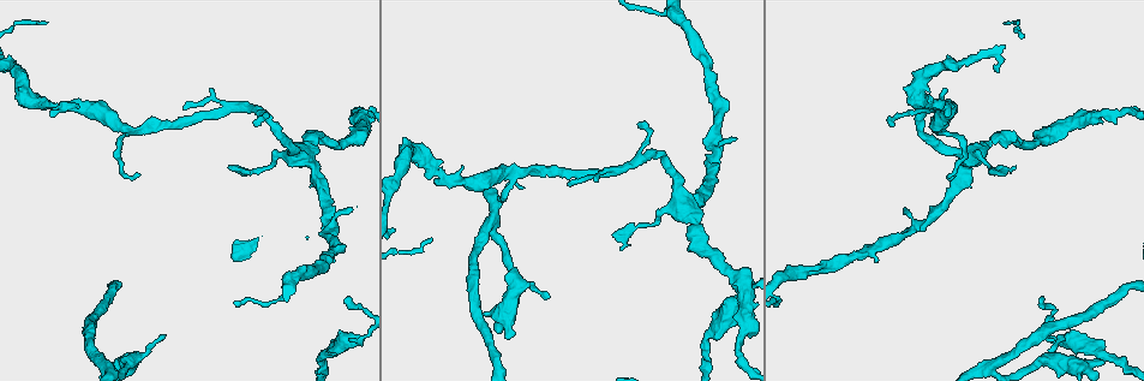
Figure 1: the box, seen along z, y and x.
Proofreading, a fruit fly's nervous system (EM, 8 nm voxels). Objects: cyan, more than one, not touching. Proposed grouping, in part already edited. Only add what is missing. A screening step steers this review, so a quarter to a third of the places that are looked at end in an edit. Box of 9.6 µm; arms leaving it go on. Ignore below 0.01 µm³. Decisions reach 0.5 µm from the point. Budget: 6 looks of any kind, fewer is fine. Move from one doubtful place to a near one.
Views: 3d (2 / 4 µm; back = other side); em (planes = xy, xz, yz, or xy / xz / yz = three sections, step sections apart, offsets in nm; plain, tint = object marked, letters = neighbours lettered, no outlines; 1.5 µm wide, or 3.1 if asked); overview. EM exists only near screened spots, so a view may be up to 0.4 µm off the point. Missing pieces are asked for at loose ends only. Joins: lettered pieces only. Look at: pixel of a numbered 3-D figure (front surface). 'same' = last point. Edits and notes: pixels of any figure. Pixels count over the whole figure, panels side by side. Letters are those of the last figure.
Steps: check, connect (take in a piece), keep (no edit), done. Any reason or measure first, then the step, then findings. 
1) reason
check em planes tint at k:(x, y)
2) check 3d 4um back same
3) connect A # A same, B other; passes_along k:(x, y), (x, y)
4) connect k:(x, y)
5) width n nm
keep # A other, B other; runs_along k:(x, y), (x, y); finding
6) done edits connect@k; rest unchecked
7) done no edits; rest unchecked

branch stops here
check em planes letters at 1:(735, 137)

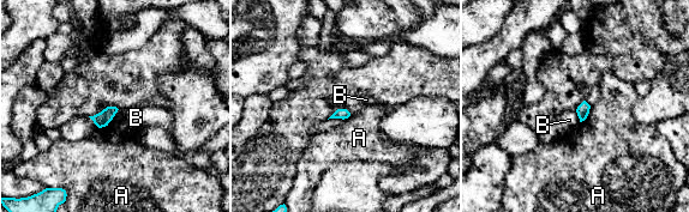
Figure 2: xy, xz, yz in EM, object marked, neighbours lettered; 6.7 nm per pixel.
longest_contact A 140 nm
keep # A other, B other; border 2:(118, 109), (107, 125); no lettered piece goes on from it

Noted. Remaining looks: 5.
an open end
check em planes tint at 1:(163, 338)

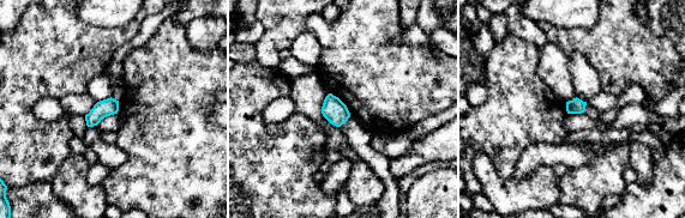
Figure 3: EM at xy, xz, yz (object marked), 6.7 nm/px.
check em planes letters same

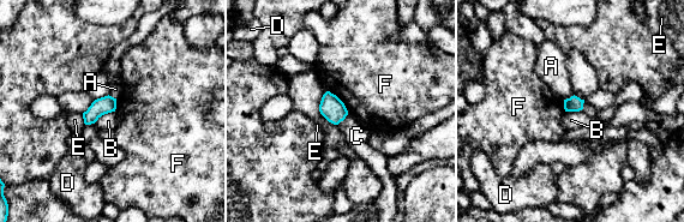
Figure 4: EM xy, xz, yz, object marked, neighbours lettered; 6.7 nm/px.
keep # A other, B other, C other, D other, E other, F other; border 4:(114, 110), (102, 114), (95, 121); none of them fits

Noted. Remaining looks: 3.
an open end
check 3d 2um at 1:(345, 298)

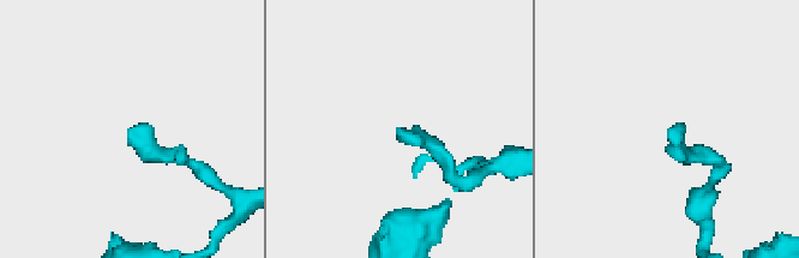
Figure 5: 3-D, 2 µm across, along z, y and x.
check em planes letters at 5:(669, 132)

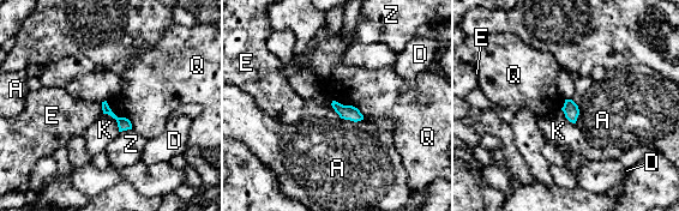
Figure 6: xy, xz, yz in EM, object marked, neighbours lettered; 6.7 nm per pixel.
keep # A other, D other, E other, K other, Q other, Z other; border 6:(106, 101), (132, 128); no lettered piece goes on from it

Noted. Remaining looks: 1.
done no edits; rest unchecked

